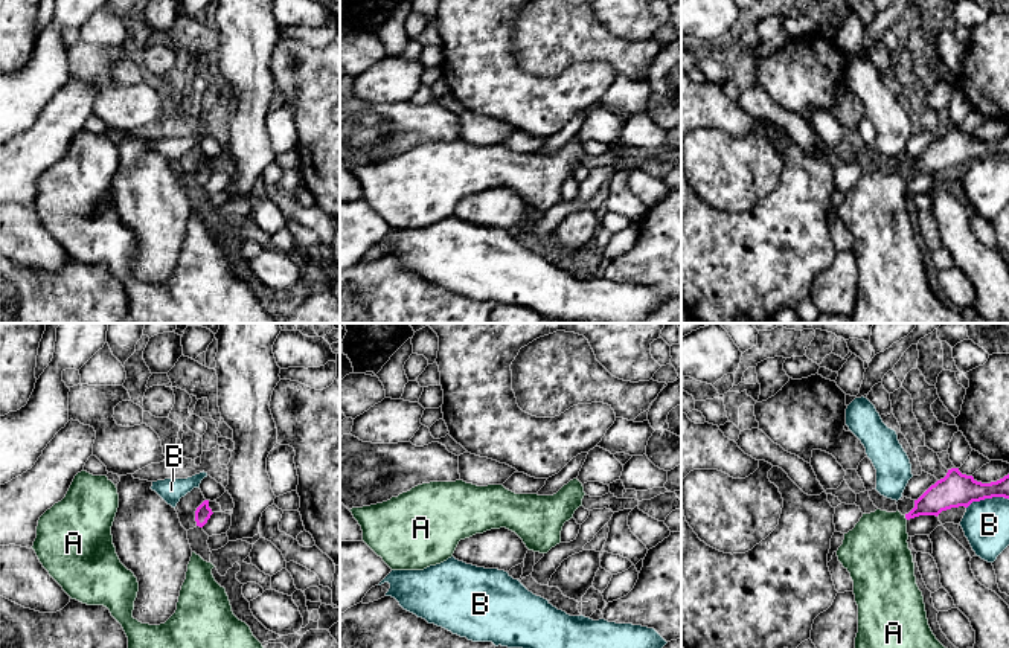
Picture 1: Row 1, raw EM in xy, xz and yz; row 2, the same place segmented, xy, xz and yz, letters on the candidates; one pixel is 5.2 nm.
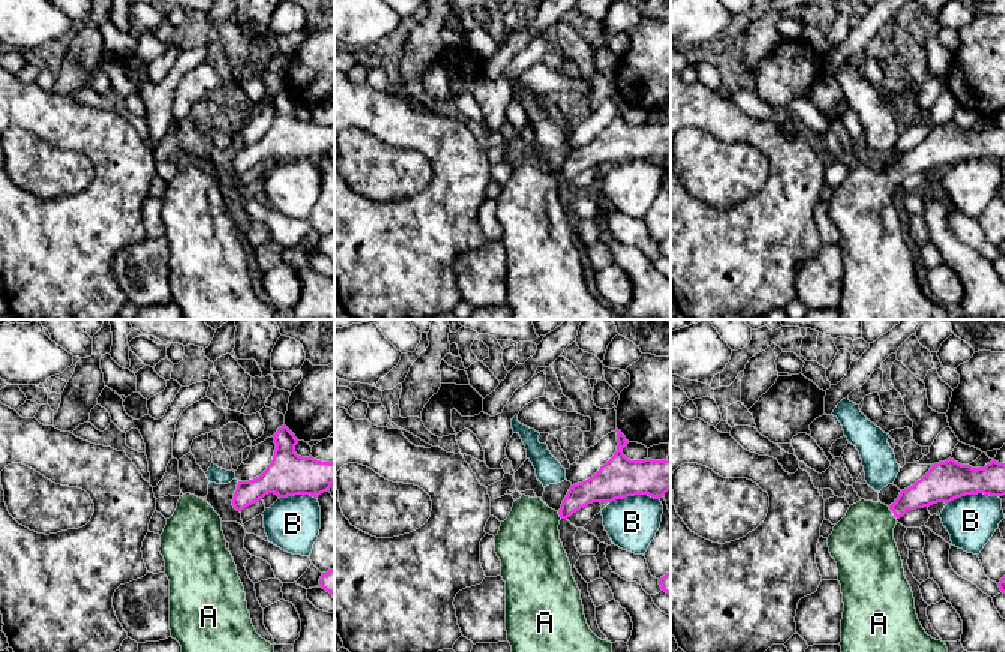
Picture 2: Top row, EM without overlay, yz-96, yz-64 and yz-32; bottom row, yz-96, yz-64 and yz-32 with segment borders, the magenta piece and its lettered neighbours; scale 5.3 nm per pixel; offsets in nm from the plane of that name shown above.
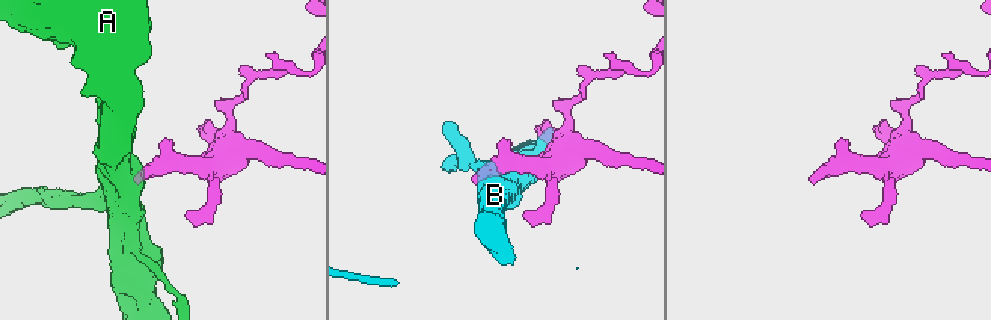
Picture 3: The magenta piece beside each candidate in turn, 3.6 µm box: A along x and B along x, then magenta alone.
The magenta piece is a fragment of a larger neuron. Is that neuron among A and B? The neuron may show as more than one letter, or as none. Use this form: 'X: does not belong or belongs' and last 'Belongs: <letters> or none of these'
A: belongs
B: does not belong
Belongs: A

